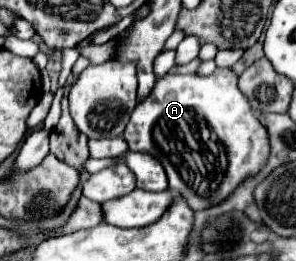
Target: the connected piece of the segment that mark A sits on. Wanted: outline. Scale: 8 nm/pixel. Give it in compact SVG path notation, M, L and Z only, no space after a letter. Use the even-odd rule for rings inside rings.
M216 68L210 76L192 74L164 74L156 80L154 90L132 112L132 118L124 130L124 140L130 150L152 154L164 166L170 188L180 194L192 210L208 210L222 204L238 186L248 178L254 178L268 162L272 146L268 130L254 116L248 98L238 88L238 74L230 68ZM202 126L210 128L216 138L204 138Z

